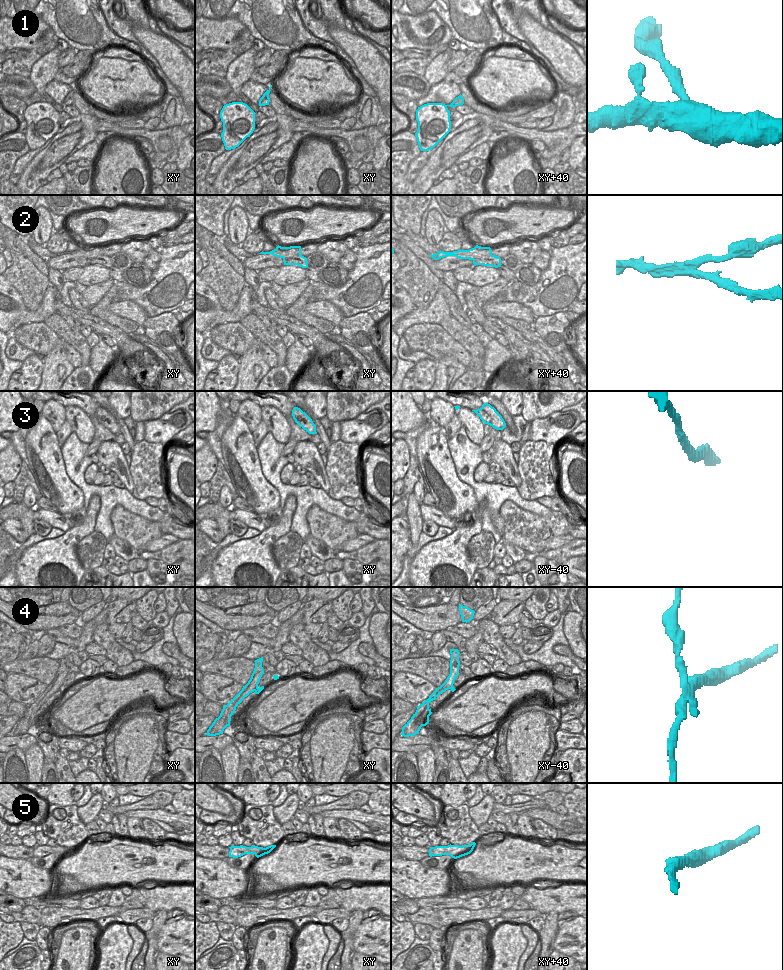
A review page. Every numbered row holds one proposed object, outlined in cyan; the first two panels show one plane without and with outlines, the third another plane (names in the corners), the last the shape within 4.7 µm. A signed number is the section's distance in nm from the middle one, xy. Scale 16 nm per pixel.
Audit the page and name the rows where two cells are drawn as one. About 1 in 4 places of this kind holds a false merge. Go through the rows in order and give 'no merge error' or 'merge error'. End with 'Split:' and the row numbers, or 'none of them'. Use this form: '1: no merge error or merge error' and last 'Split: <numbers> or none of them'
1: merge error
2: merge error
3: no merge error
4: merge error
5: no merge error
Split: 1, 2, 4

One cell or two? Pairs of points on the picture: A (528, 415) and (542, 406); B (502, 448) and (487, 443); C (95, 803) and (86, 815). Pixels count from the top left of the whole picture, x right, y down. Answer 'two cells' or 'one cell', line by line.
A: one cell
B: two cells
C: one cell

